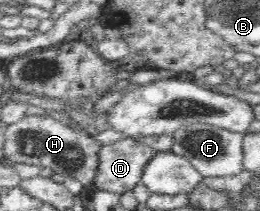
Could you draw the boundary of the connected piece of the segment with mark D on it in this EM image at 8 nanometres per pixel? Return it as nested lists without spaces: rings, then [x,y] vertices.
[[[131,136],[99,150],[99,168],[89,190],[116,193],[132,191],[142,182],[145,166],[157,156],[150,146],[137,142]]]

